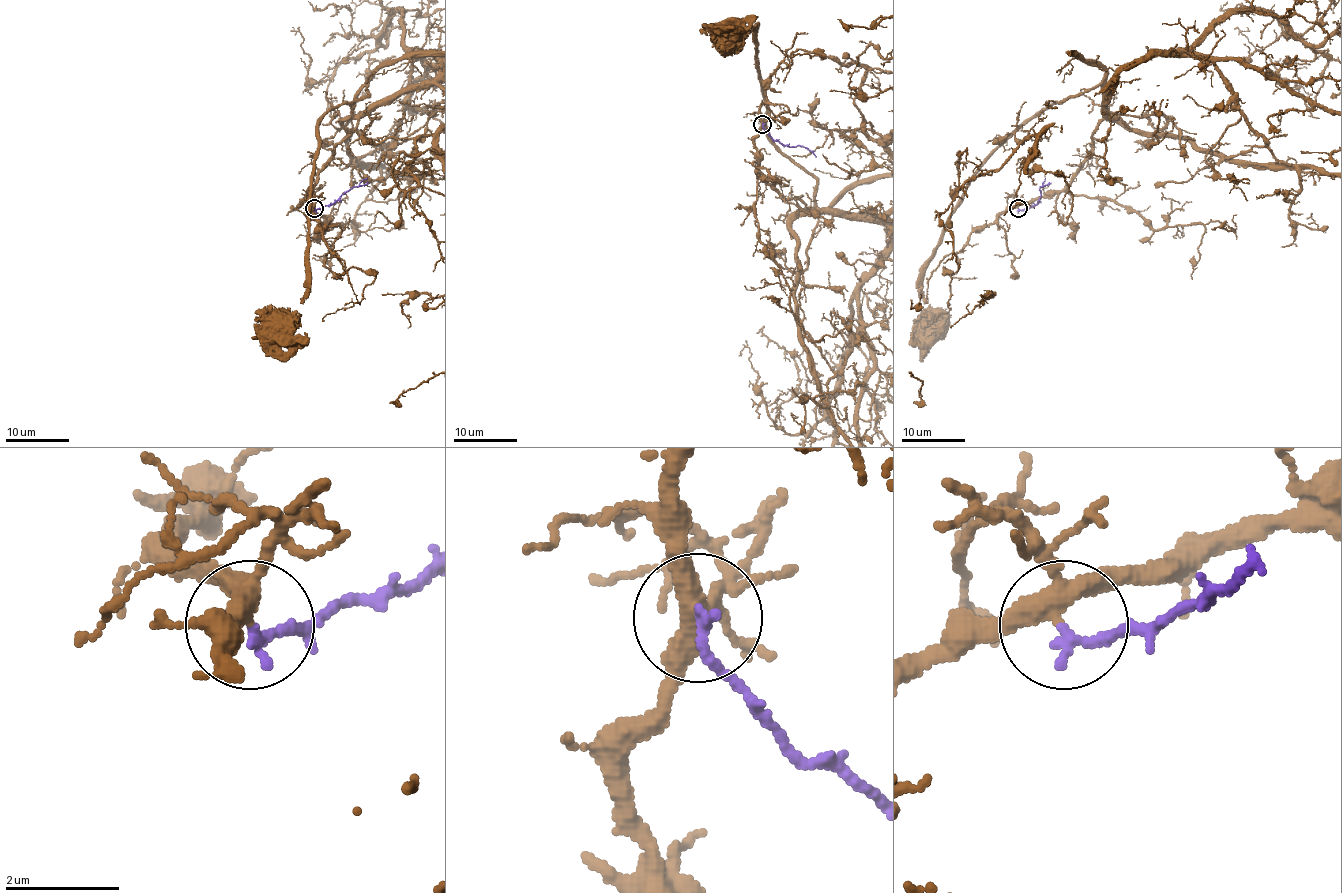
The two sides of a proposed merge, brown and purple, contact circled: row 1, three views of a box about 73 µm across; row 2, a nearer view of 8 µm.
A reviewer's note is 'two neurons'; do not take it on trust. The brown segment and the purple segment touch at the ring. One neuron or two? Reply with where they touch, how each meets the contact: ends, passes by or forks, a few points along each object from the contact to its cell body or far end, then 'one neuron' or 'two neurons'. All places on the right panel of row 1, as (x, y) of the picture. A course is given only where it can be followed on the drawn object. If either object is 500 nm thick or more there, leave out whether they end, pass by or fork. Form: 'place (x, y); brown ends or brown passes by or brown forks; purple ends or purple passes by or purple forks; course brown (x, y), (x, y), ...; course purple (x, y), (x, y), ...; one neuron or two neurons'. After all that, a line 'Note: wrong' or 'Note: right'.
place (1018, 208); brown forks; purple ends; course brown (1019, 208), (1071, 180), (1104, 117), (1099, 85), (1028, 118), (973, 177), (927, 265), (921, 297), (932, 319); course purple (1019, 208), (1034, 205), (1041, 194), (1039, 188), (1050, 183); one neuron
Note: wrong

